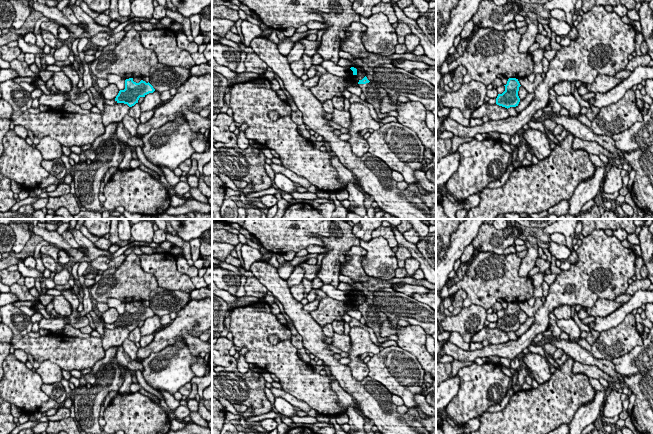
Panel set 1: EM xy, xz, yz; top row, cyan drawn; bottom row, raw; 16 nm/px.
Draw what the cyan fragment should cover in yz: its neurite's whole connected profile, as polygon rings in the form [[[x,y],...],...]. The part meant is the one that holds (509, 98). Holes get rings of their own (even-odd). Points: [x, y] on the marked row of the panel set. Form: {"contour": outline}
{"contour": [[[509,78],[505,86],[505,91],[498,94],[496,104],[505,108],[516,107],[520,102],[518,96],[519,87],[521,86],[518,79]]]}

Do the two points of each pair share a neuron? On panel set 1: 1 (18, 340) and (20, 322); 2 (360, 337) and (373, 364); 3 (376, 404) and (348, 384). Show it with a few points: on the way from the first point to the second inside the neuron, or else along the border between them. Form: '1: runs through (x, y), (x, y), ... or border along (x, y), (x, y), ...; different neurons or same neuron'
1: border along (30, 331), (23, 335), (13, 335); different neurons
2: border along (380, 351), (374, 354); different neurons
3: runs through (369, 397), (364, 392), (355, 388); same neuron

